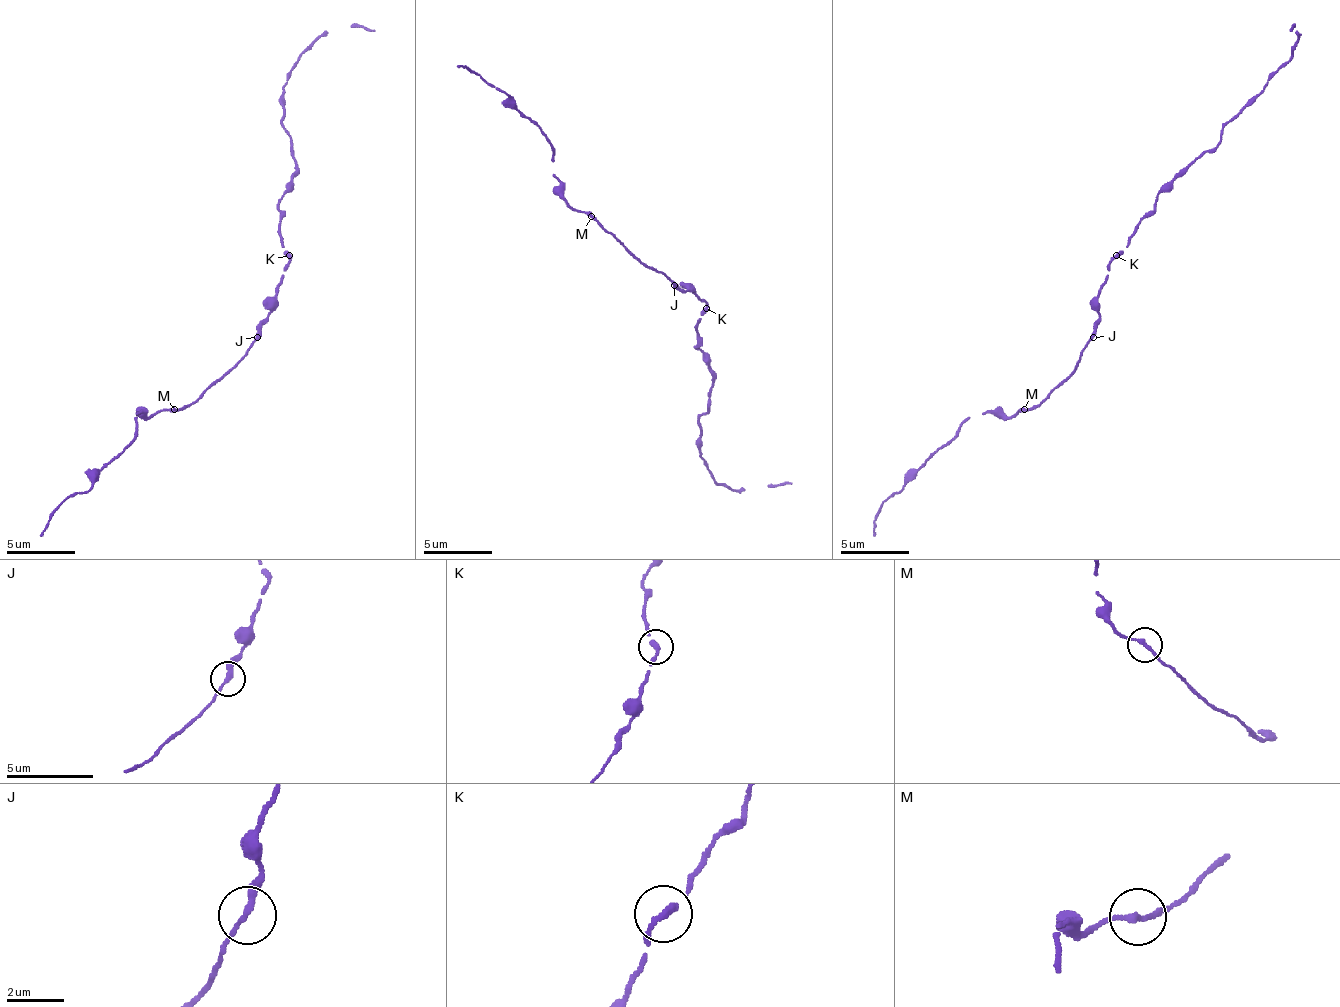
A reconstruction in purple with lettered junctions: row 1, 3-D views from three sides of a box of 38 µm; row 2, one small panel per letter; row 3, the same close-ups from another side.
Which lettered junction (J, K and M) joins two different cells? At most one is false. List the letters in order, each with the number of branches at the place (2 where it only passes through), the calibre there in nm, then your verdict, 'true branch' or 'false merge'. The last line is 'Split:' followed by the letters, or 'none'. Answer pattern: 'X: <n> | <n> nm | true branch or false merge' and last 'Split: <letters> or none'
J: 2 | 200 nm | true branch
K: 2 | 200 nm | true branch
M: 2 | 200 nm | true branch
Split: none

